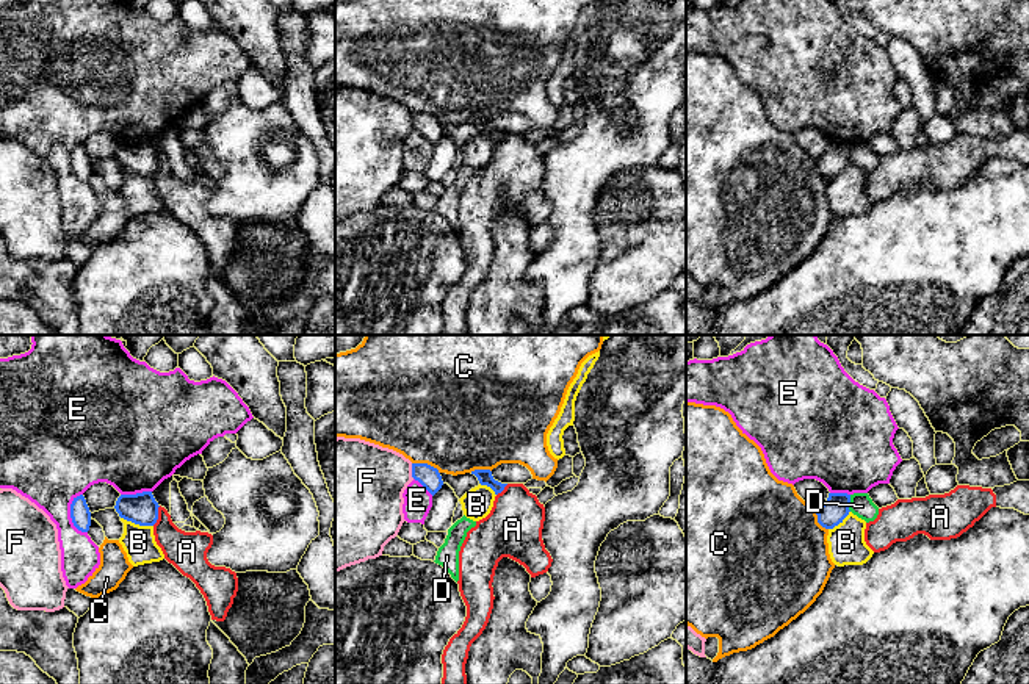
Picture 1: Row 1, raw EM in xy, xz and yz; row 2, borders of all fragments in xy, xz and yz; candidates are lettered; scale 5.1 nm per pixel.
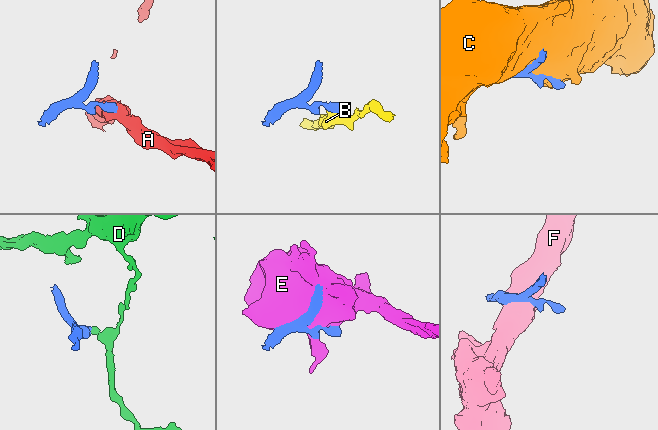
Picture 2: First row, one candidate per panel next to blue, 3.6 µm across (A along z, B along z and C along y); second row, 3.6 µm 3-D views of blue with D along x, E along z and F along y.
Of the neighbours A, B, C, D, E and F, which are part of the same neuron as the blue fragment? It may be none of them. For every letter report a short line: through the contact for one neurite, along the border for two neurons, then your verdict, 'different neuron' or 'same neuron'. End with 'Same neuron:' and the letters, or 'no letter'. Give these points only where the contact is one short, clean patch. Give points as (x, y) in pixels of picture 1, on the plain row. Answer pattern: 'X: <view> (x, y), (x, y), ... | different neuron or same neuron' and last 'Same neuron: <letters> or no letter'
A: xy (160, 155), (158, 166), (152, 174) | different neuron
B: xy (121, 166), (152, 176) | different neuron
C: different neuron
D: yz (851, 144), (849, 160) | different neuron
E: different neuron
F: different neuron
Same neuron: no letter

